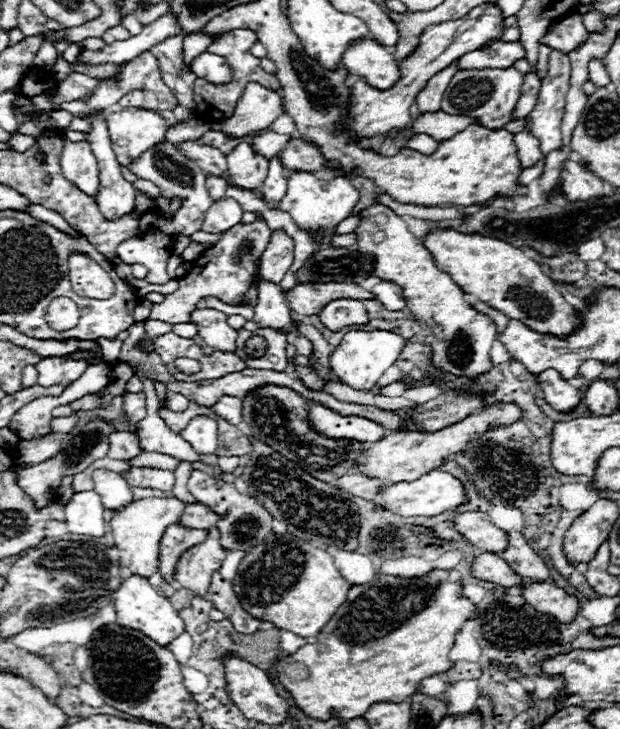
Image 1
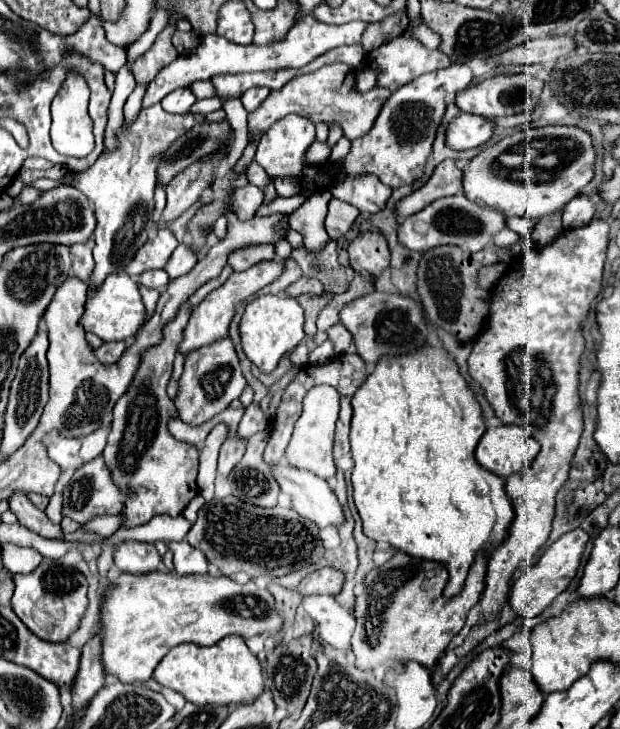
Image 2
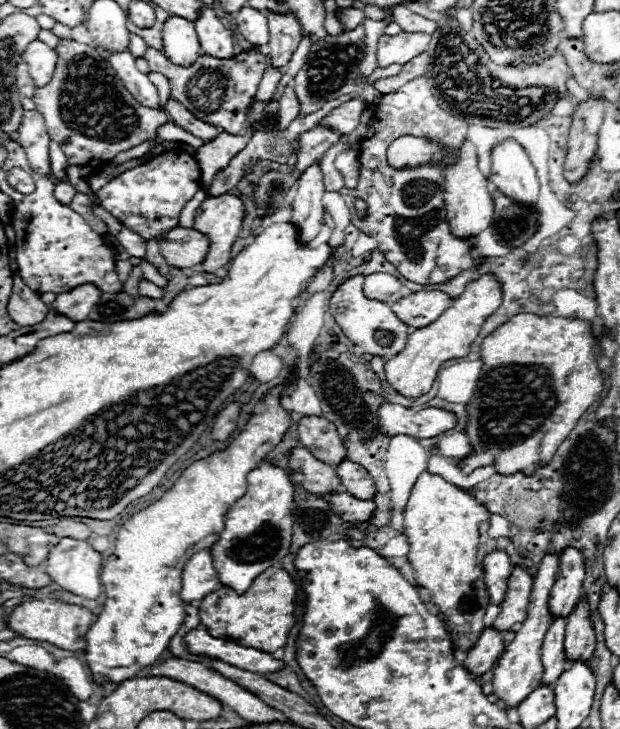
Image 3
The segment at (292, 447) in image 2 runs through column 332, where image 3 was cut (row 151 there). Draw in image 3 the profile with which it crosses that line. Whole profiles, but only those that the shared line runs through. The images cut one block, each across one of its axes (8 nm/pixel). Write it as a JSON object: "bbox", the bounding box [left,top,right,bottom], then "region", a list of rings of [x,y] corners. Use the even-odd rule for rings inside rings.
{"bbox":[388,136,494,238],"region":[[[402,136],[394,140],[388,148],[388,164],[394,168],[400,168],[404,164],[410,164],[410,166],[426,164],[430,160],[438,160],[440,156],[442,156],[440,146],[414,136]],[[464,140],[460,148],[460,160],[452,166],[446,166],[444,176],[446,176],[446,218],[450,220],[450,230],[458,238],[474,238],[482,230],[486,230],[492,222],[492,212],[494,212],[494,202],[488,192],[488,180],[484,174],[478,170],[478,158],[476,158],[476,146],[470,140]]]}

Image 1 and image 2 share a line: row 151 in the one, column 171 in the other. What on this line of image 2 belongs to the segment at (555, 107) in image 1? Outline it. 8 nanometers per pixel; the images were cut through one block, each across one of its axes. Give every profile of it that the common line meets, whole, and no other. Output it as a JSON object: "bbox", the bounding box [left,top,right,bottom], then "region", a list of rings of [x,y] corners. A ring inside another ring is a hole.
{"bbox":[166,540,206,574],"region":[[[186,540],[180,542],[166,542],[168,550],[174,554],[174,566],[178,574],[204,574],[206,572],[206,556],[190,546]]]}

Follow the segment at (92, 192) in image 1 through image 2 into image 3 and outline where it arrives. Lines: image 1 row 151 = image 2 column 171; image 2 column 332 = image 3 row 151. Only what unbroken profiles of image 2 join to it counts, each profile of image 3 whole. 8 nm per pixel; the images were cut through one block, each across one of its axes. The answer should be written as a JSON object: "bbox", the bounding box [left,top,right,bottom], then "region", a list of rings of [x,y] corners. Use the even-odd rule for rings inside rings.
{"bbox":[18,110,50,174],"region":[[[26,110],[20,130],[18,130],[18,144],[22,144],[32,168],[42,174],[50,174],[50,158],[48,158],[48,146],[50,136],[44,126],[44,118],[38,110]]]}

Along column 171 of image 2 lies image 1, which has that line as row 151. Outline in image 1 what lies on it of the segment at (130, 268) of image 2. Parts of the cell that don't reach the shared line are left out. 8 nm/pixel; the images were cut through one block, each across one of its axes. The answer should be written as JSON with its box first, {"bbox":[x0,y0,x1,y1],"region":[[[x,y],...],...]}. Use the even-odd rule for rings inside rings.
{"bbox":[228,142,268,188],"region":[[[240,142],[228,154],[228,174],[238,186],[260,188],[268,174],[268,160],[258,156],[250,142]]]}

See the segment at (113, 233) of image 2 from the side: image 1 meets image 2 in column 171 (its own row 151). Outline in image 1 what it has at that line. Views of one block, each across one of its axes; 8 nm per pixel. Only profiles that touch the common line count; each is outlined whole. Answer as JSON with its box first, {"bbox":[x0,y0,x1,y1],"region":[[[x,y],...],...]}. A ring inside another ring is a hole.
{"bbox":[106,110,168,166],"region":[[[120,110],[106,116],[108,136],[120,166],[128,166],[134,156],[166,142],[168,124],[154,110]]]}

